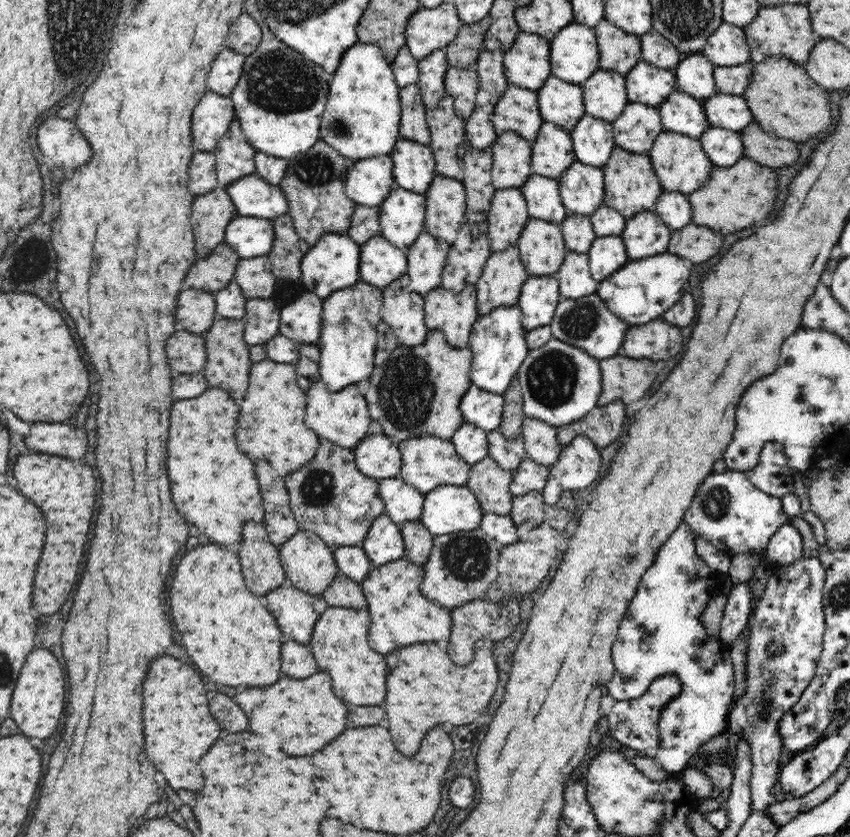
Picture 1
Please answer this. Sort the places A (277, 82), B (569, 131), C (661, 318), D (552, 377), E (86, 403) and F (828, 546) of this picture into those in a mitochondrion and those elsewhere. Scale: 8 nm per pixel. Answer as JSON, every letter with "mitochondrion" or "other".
{"A":"mitochondrion","B":"other","C":"other","D":"mitochondrion","E":"other","F":"other"}

